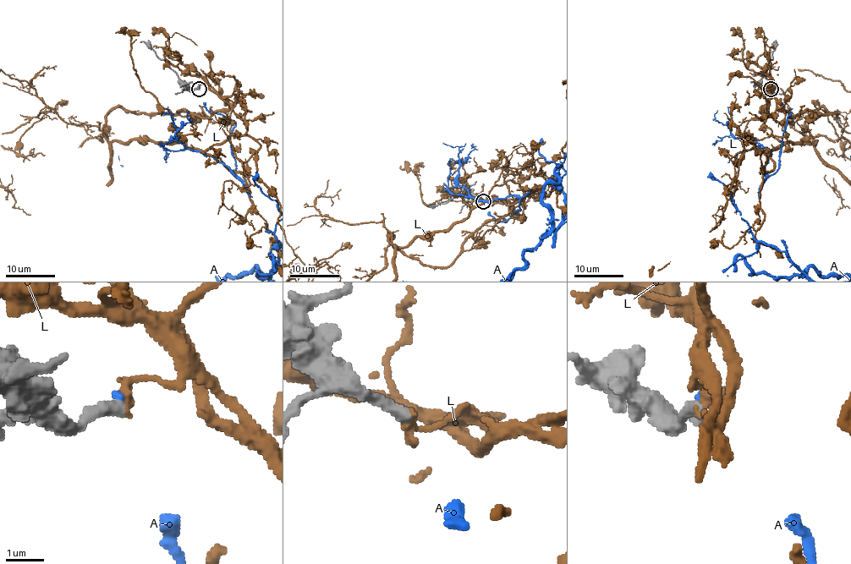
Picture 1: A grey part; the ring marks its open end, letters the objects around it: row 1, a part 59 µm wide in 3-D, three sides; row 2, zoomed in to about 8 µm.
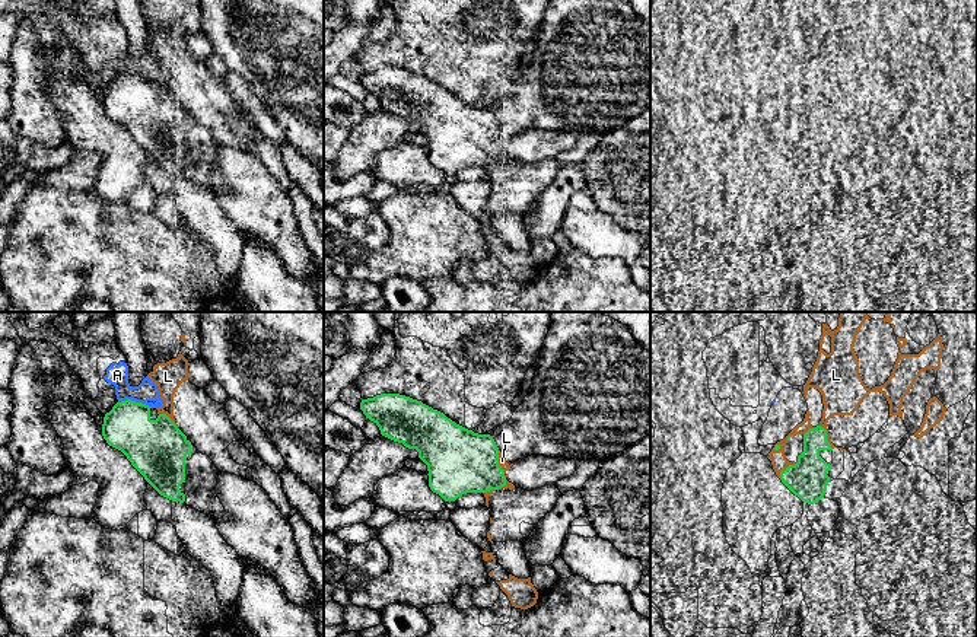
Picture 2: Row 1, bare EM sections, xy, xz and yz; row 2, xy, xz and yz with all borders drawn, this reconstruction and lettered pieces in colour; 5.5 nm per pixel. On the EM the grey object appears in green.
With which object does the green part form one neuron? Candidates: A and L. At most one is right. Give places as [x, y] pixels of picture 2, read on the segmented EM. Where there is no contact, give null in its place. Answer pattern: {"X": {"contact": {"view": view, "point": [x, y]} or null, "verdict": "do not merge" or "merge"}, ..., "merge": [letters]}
{"A": {"contact": {"view": "xy", "point": [134, 401]}, "verdict": "do not merge"}, "L": {"contact": {"view": "yz", "point": [826, 436]}, "verdict": "do not merge"}, "merge": []}

